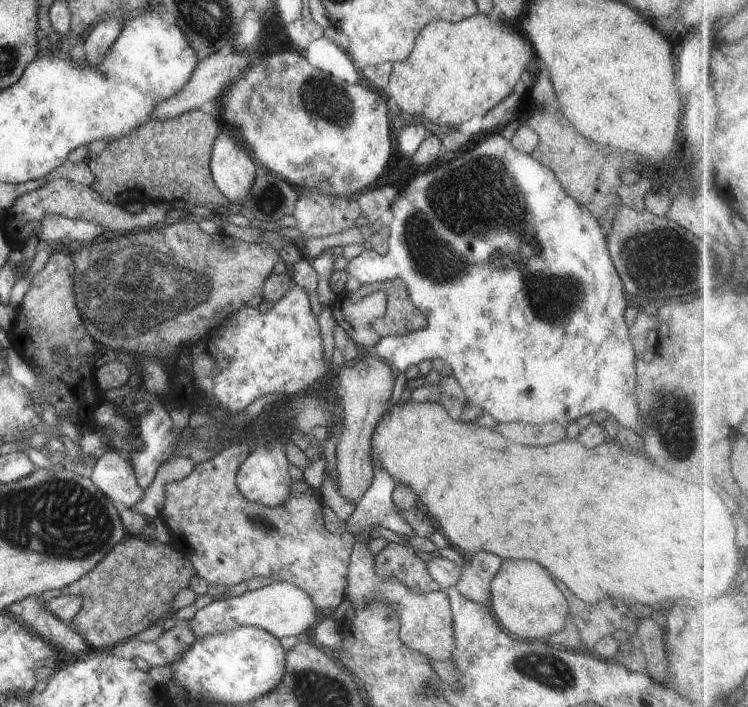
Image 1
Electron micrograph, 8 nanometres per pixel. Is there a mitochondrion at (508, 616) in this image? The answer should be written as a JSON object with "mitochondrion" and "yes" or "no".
{"mitochondrion":"no"}

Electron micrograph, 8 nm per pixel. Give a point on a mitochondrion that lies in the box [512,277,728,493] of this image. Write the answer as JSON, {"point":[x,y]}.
{"point":[680,439]}

